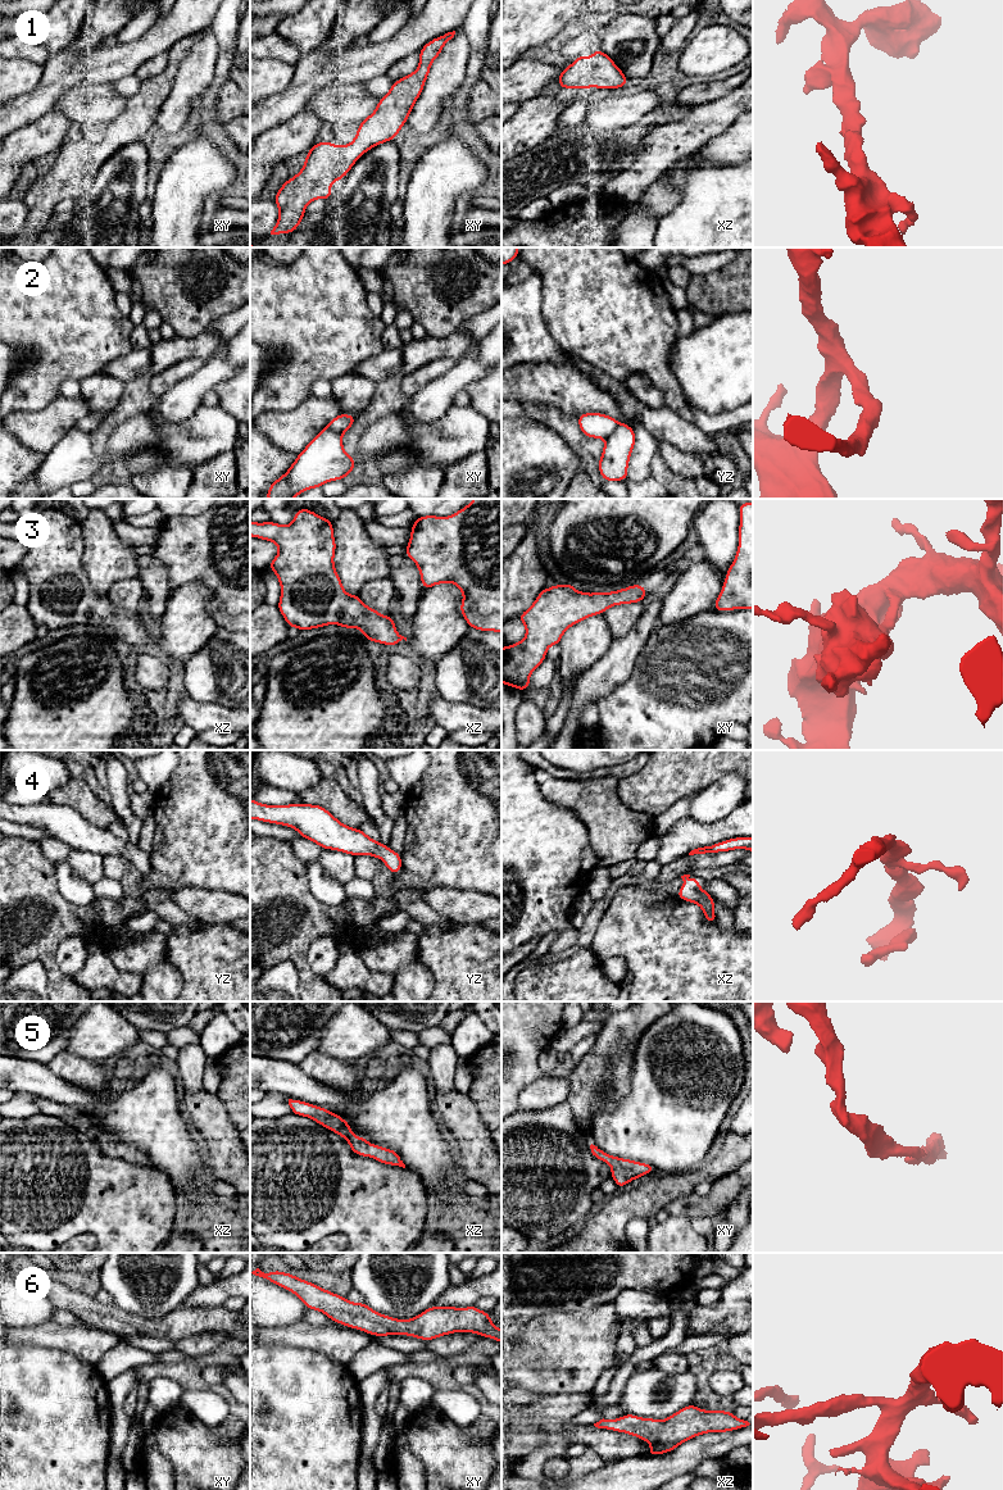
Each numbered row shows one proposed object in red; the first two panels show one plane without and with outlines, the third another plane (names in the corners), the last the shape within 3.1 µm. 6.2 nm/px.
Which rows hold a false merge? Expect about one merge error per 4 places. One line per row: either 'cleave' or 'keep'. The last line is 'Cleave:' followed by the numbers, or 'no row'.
1: keep
2: cleave
3: keep
4: keep
5: keep
6: keep
Cleave: 2

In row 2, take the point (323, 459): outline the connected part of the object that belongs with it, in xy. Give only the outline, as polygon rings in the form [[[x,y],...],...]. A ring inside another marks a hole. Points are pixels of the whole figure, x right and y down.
[[[323,428],[298,454],[287,472],[268,487],[266,496],[268,499],[294,499],[309,489],[344,480],[353,473],[355,464],[354,458],[344,450],[342,435]]]

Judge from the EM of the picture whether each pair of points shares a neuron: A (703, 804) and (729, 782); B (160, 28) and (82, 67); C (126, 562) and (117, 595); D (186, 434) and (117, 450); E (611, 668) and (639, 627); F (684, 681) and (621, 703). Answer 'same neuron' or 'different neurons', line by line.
A: same neuron
B: same neuron
C: different neurons
D: same neuron
E: same neuron
F: same neuron

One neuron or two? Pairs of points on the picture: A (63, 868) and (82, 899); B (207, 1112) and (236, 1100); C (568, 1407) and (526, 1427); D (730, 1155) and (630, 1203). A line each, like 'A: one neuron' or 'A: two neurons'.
A: one neuron
B: two neurons
C: one neuron
D: one neuron

